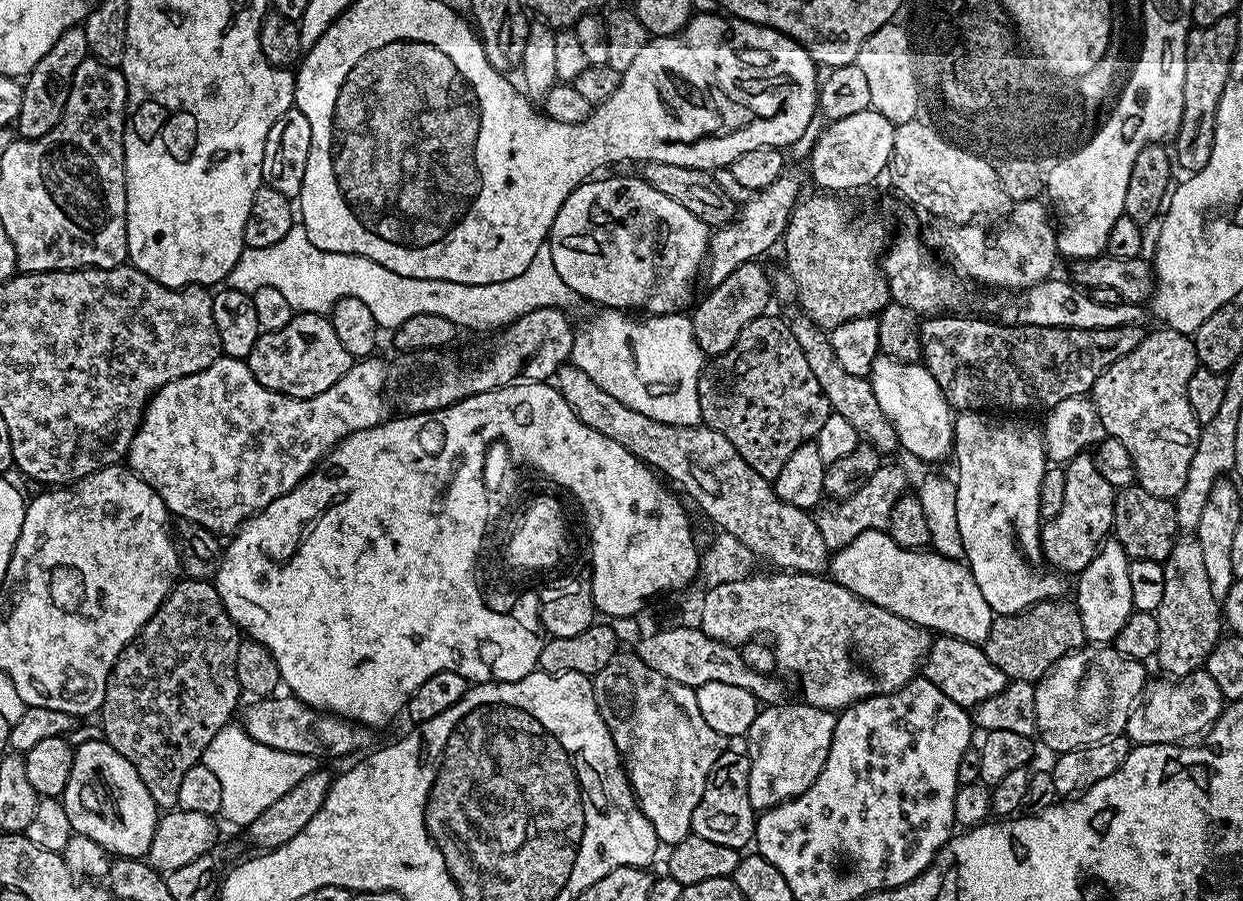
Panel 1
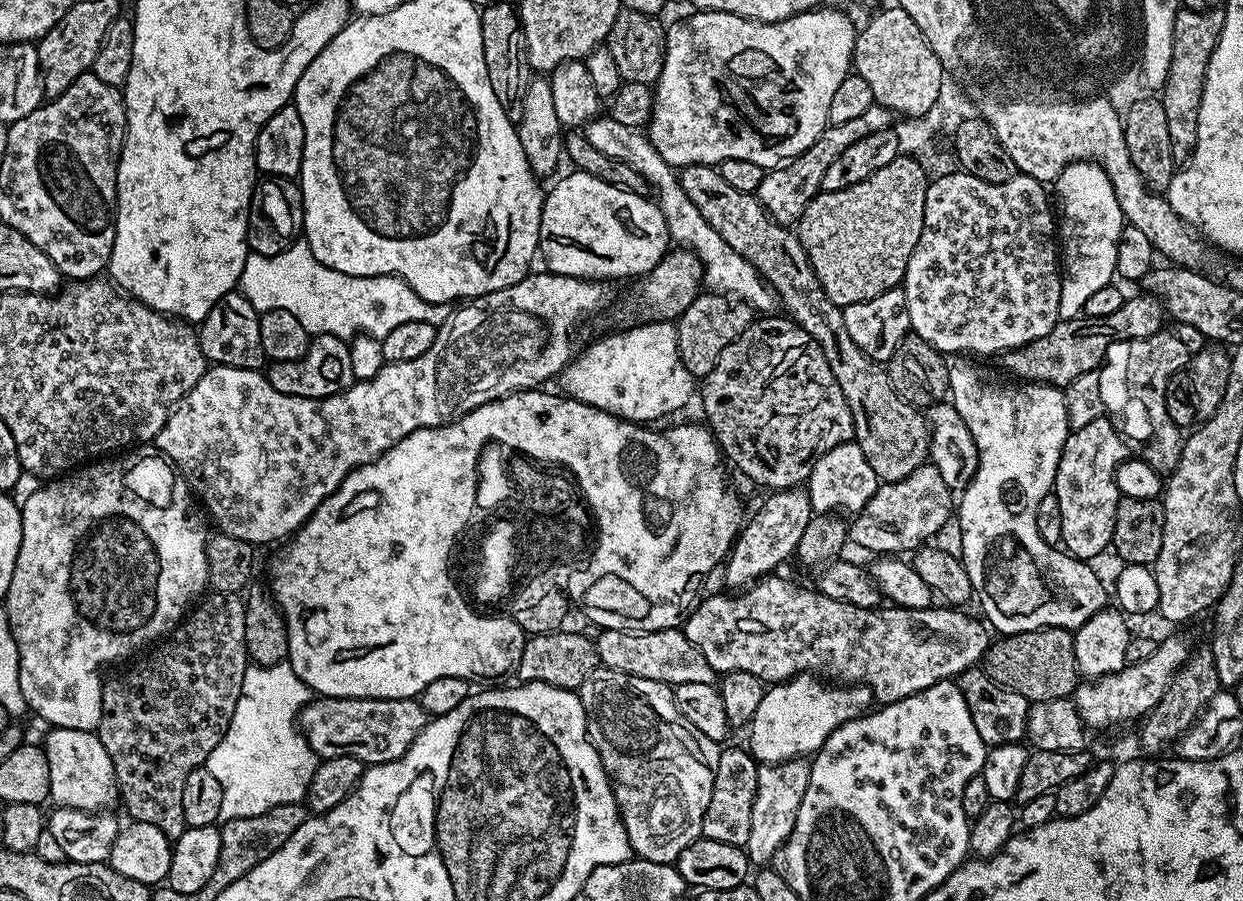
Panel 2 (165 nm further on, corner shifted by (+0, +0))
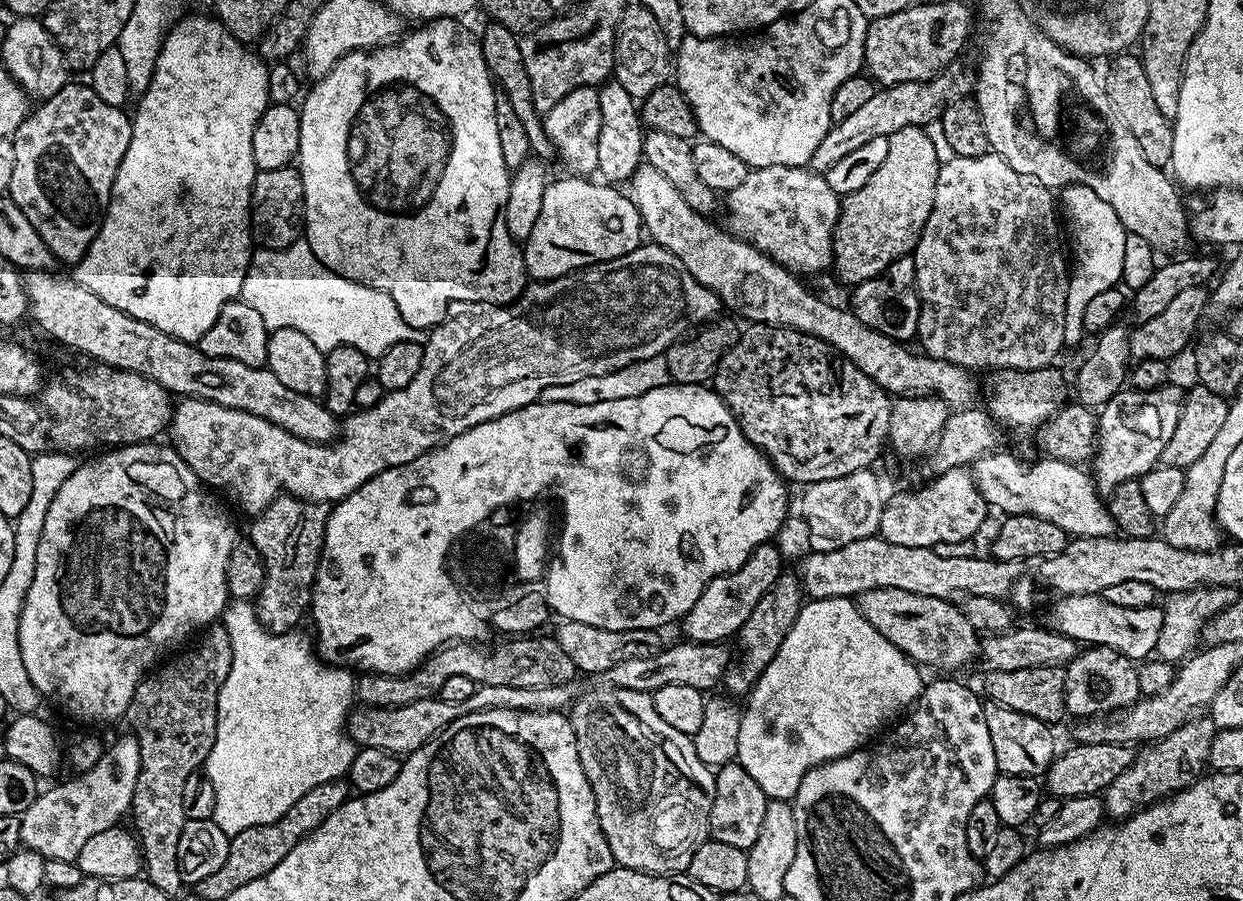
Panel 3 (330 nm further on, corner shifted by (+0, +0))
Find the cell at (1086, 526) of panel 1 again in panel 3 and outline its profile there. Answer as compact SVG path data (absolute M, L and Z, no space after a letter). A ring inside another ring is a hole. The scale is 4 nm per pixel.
M1175 382L1164 384L1152 392L1122 390L1099 409L1096 425L1096 451L1090 461L1090 475L1097 492L1110 494L1118 486L1122 486L1122 482L1145 476L1148 471L1160 463L1162 449L1165 448L1166 442L1170 442L1170 438L1174 434L1174 426L1178 426L1178 414L1182 414L1184 394L1185 389L1179 388Z

